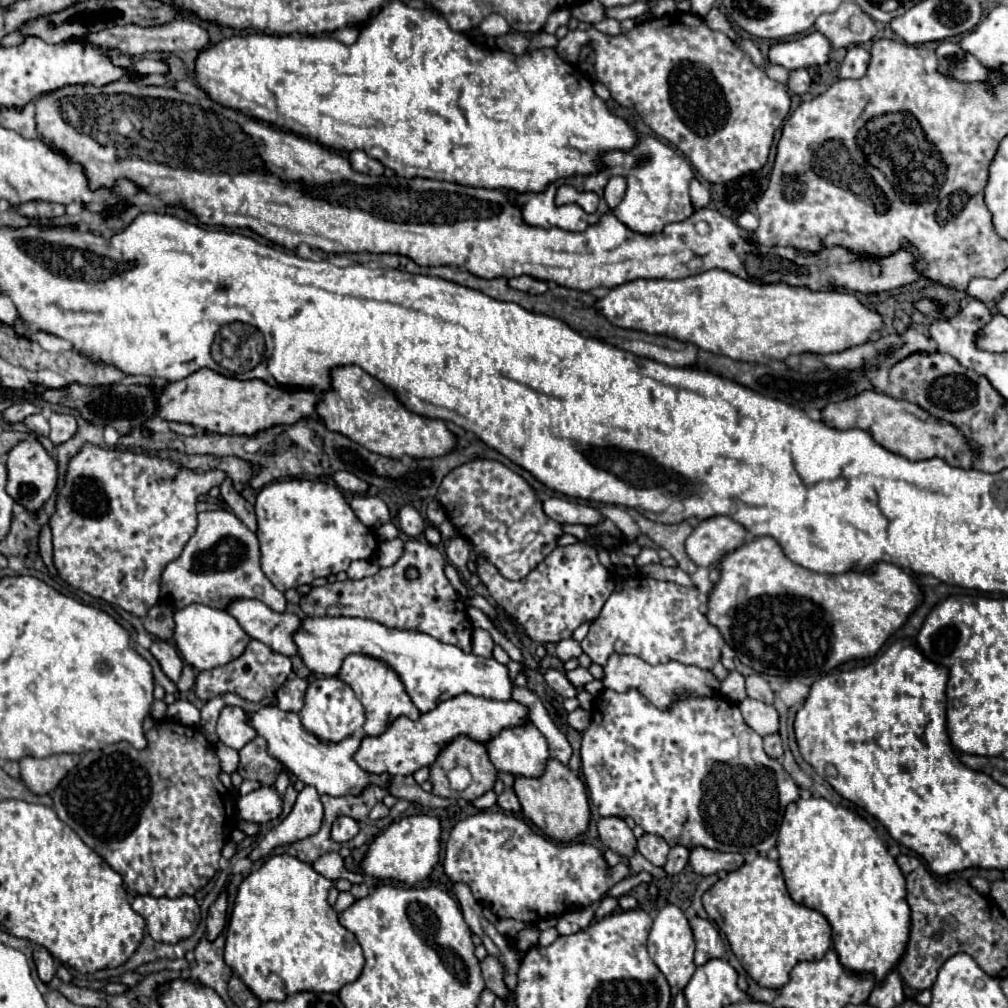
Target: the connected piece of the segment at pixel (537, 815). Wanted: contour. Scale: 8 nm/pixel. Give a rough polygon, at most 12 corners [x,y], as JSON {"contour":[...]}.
{"contour":[[547,761],[537,779],[515,777],[523,815],[553,841],[589,827],[585,785]]}

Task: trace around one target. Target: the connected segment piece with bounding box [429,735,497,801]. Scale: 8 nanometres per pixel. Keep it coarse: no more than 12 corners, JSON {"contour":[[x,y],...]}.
{"contour":[[461,735],[431,765],[433,793],[453,797],[447,773],[473,775],[469,801],[497,779],[485,745]]}

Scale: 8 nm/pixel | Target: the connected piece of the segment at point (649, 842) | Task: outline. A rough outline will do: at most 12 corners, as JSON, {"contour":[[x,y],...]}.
{"contour":[[645,833],[637,851],[663,867],[669,845],[659,835]]}

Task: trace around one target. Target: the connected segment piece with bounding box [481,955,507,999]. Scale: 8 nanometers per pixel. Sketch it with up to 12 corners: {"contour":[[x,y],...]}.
{"contour":[[487,955],[481,961],[485,985],[503,999],[503,965]]}

